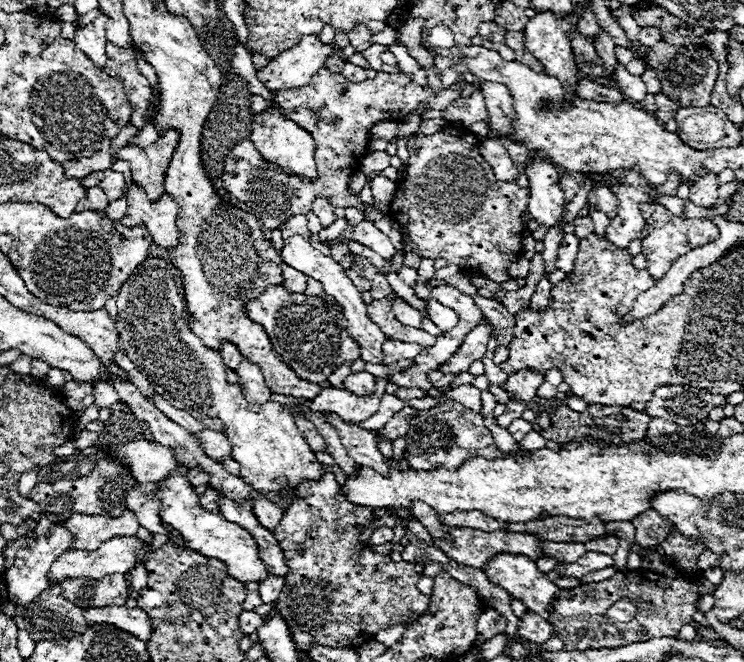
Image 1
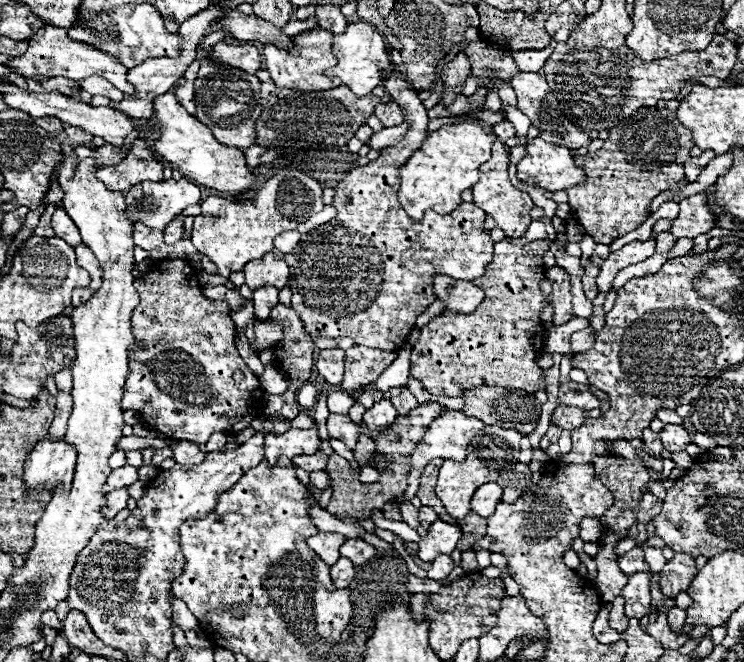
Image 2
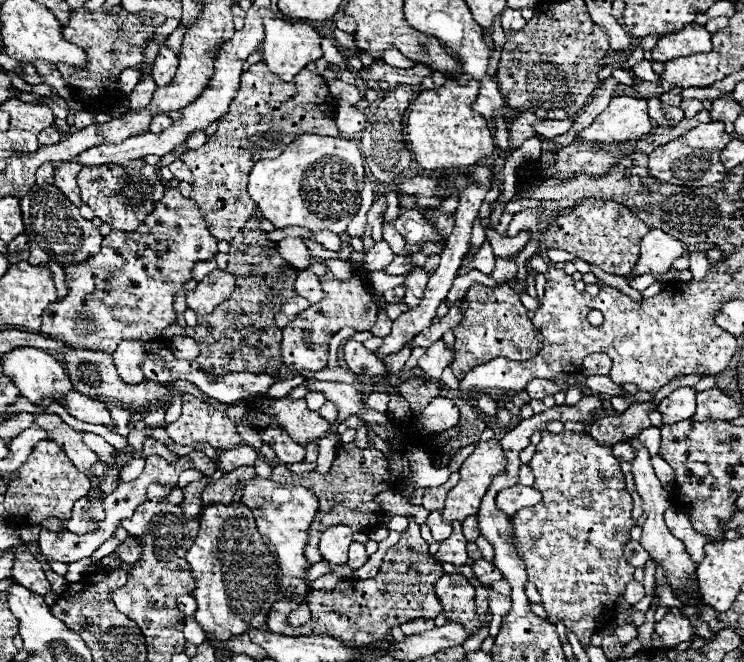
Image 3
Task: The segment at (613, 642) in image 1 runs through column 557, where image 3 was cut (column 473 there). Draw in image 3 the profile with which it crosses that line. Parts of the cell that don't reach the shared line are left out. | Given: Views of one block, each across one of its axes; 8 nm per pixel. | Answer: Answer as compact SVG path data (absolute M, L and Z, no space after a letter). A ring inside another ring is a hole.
M444 574L434 584L434 592L444 606L444 614L448 620L456 620L464 624L464 628L468 628L468 632L472 634L480 630L480 622L474 606L476 588L468 582L464 574Z

